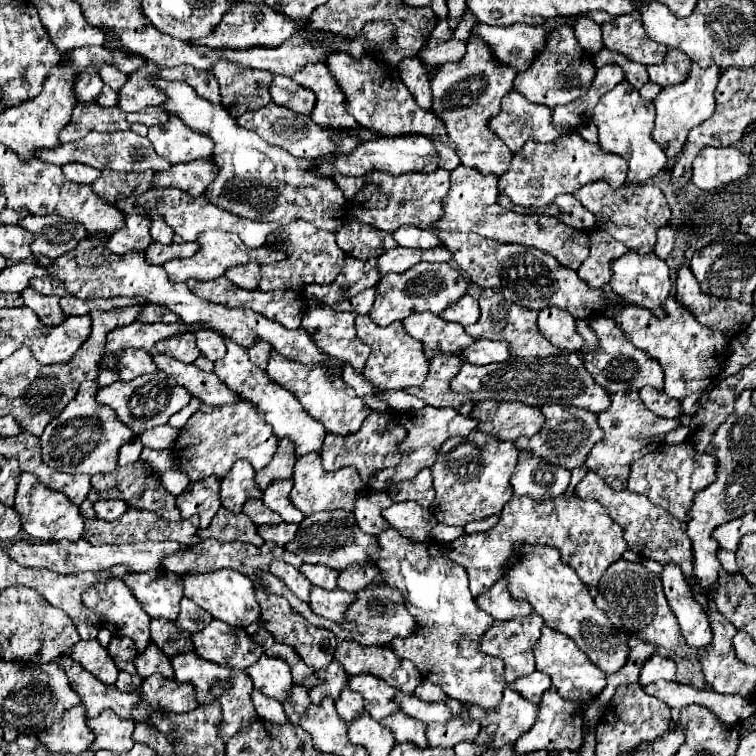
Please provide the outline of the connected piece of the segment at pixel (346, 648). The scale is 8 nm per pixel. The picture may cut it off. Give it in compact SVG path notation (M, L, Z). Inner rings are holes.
M342 640L336 648L334 660L348 676L372 674L404 694L412 694L422 682L418 668L396 656L390 646L360 646L354 640Z

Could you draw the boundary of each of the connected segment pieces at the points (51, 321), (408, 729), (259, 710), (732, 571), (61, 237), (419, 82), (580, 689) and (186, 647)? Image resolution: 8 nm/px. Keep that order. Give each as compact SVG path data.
M26 288L22 292L24 296L24 304L28 308L32 308L36 312L36 316L40 318L40 322L44 326L58 326L64 322L64 312L60 310L60 304L58 304L58 296L44 296L32 288Z
M394 712L392 716L386 716L380 724L394 734L396 744L412 742L412 744L416 744L418 748L426 748L426 746L428 746L424 722L412 720L410 716L404 716L404 712Z
M254 690L254 702L256 702L256 714L264 720L270 720L274 724L286 724L290 722L288 716L282 710L282 704L274 698L264 696L260 690Z
M720 550L720 562L722 562L726 574L736 576L736 574L740 572L740 570L738 570L738 564L736 564L736 556L734 556L732 552L724 552L724 550Z
M30 216L24 218L20 226L34 234L34 256L56 258L76 248L76 244L88 236L82 224L76 224L74 220L64 220L62 216Z
M404 58L400 62L400 78L406 84L406 88L412 92L420 108L432 110L432 94L430 94L430 74L426 72L426 66L420 62L420 58Z
M548 626L542 628L540 640L534 644L534 656L536 656L536 670L546 672L552 678L552 686L556 686L558 694L566 700L572 700L576 704L588 704L606 686L606 674L596 664L590 662L590 658L574 644L574 640Z
M152 620L150 636L152 636L152 642L170 658L174 658L176 654L188 654L194 650L190 640L191 635L178 630L176 624L170 620Z

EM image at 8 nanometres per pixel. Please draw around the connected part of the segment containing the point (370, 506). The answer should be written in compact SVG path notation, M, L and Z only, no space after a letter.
M374 492L358 500L354 516L366 534L378 536L378 532L386 530L386 520L382 518L380 512L392 504L393 501L386 492Z

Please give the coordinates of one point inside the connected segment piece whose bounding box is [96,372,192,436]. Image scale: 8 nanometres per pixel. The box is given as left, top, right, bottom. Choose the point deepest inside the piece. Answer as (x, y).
(148, 401)

